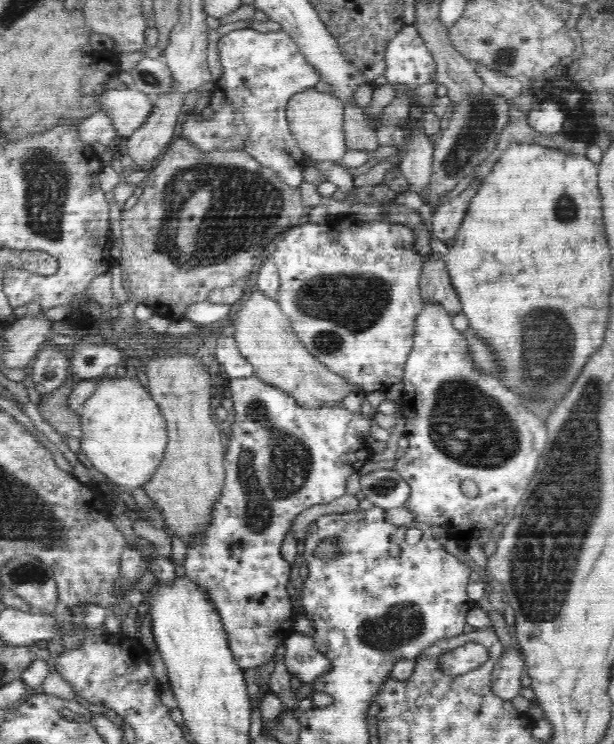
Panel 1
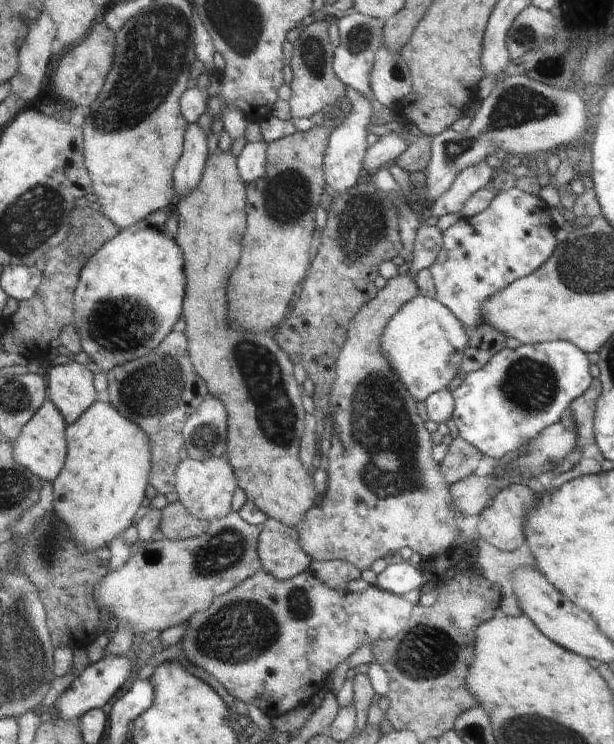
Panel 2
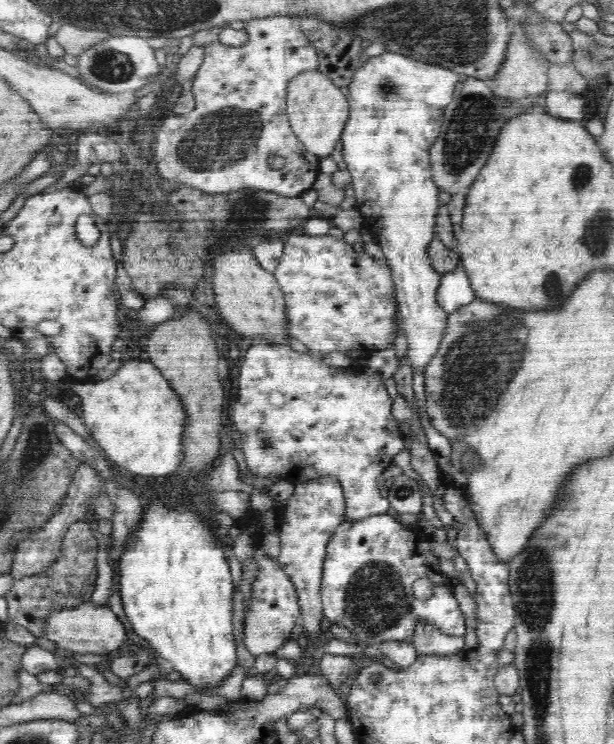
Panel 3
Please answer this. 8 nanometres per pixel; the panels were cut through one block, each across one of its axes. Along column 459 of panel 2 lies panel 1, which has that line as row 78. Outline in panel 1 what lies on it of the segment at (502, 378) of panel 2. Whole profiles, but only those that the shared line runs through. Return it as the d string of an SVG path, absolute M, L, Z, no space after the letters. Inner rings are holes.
M402 26L385 50L386 70L380 81L406 84L410 89L436 82L437 64L417 28Z

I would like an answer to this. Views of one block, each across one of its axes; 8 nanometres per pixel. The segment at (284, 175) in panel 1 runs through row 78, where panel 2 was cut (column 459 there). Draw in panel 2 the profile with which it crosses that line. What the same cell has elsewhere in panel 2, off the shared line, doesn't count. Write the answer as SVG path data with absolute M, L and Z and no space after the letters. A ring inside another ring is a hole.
M514 186L495 193L489 206L471 217L462 217L454 225L442 231L442 248L436 260L429 266L436 299L447 306L466 326L478 326L486 322L484 306L494 293L500 293L517 278L525 277L540 269L557 250L556 224L550 218L551 210L540 197L521 191Z

